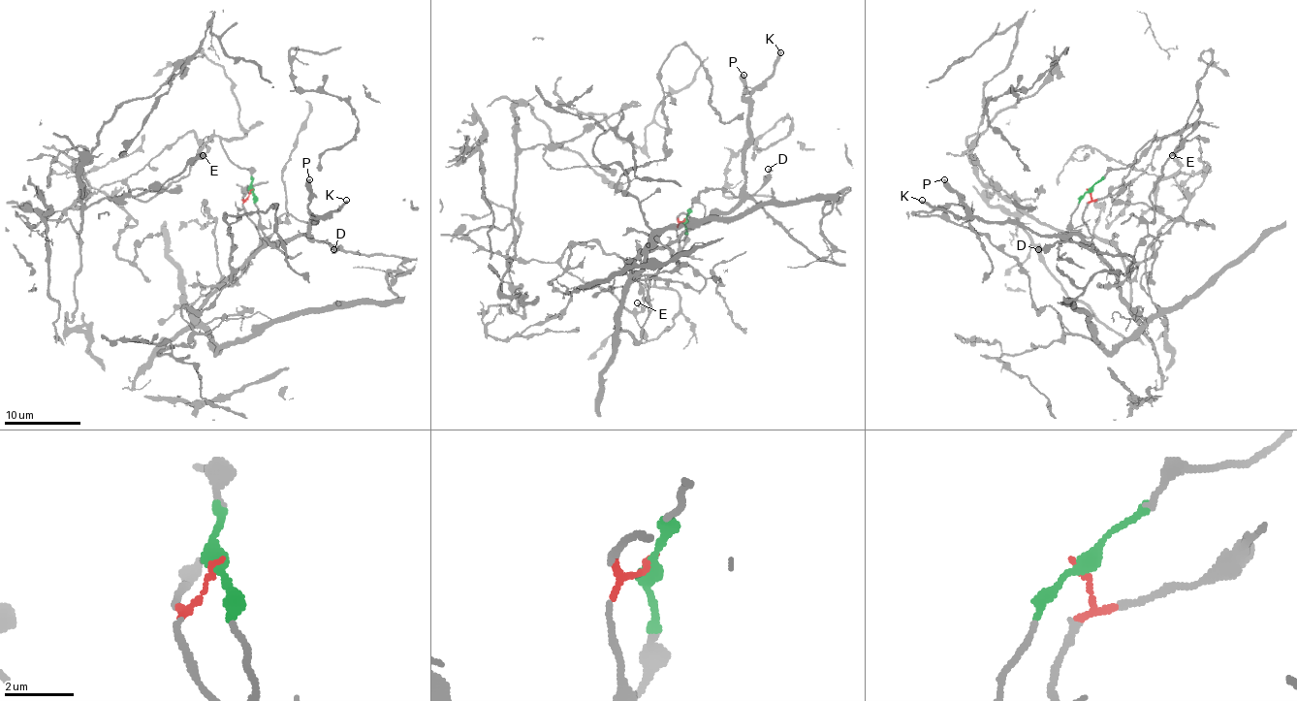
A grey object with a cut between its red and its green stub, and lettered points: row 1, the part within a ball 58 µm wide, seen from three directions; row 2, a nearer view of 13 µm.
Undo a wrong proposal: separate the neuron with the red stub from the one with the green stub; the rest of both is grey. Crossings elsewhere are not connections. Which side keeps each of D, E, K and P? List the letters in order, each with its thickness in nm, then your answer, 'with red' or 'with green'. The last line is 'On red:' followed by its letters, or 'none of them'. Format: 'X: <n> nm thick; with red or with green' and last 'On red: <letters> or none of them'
D: 300 nm thick; with red
E: 190 nm thick; with green
K: 280 nm thick; with red
P: 420 nm thick; with red
On red: D, K, P

